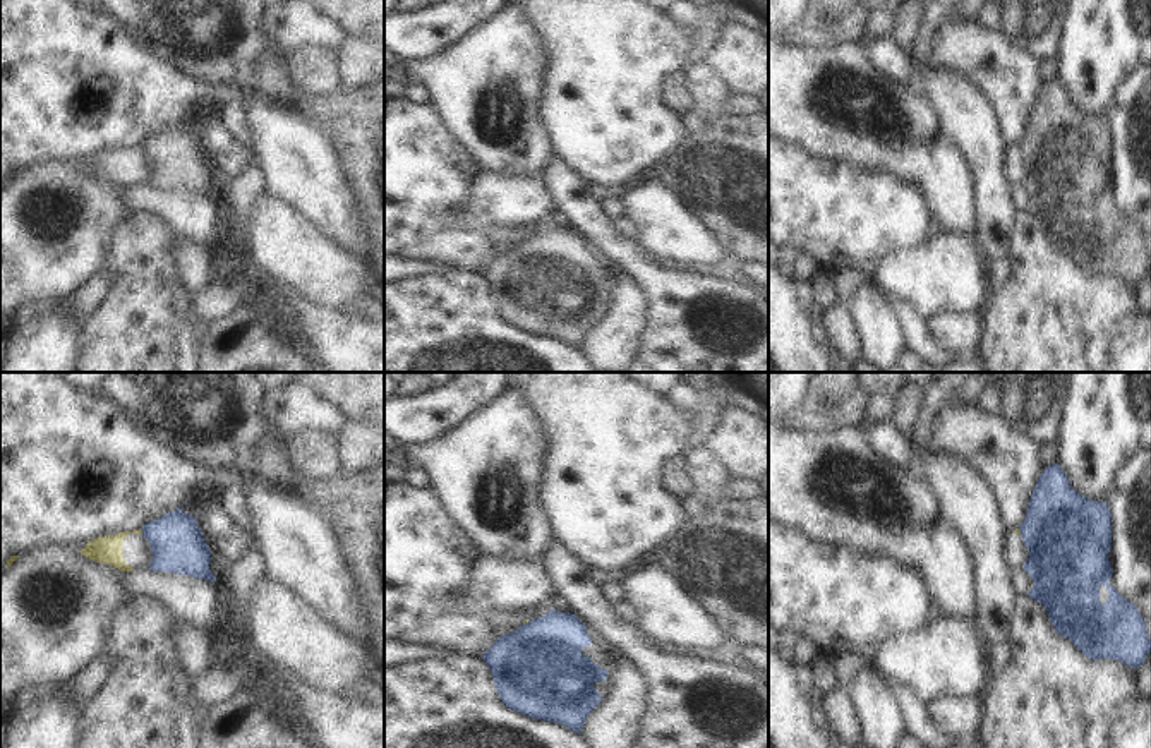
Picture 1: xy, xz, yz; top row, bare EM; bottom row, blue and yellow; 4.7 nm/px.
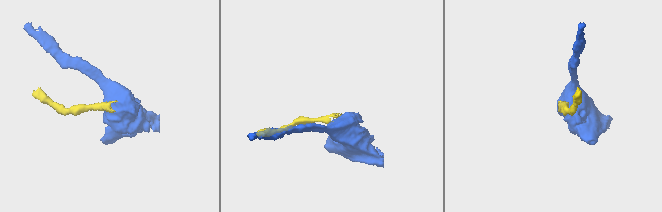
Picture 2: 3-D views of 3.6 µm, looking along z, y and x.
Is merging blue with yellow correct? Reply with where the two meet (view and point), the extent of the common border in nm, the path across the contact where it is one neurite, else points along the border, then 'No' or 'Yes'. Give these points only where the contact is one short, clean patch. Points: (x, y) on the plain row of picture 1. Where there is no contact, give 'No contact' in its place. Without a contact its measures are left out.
Touches blue at xy (141, 144). Shared border 30 nm. Boundary: xy (139, 144), (143, 148). No

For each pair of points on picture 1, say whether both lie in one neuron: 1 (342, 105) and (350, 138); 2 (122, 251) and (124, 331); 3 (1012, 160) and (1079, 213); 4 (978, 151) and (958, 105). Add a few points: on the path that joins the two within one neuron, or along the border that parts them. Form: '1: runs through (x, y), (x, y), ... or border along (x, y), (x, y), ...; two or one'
1: border along (366, 119), (340, 119), (326, 129); two
2: runs through (124, 271), (124, 311); one
3: border along (1019, 150), (1028, 167), (1028, 175), (1023, 182); two
4: runs through (978, 139), (978, 132), (968, 117); one

